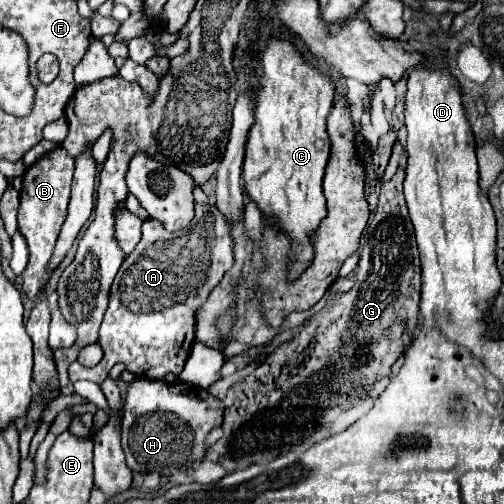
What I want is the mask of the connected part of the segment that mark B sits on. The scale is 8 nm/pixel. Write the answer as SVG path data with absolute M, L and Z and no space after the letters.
M56 146L54 150L46 152L38 162L34 162L22 176L18 230L26 238L30 250L28 266L22 272L22 290L28 298L36 298L42 290L42 280L50 278L50 272L46 272L46 264L50 264L50 256L54 252L54 240L58 240L62 220L66 220L66 204L70 200L72 174L74 174L74 158L66 152L64 146Z

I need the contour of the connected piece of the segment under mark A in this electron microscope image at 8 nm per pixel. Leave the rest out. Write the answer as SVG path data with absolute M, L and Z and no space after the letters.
M216 202L196 204L196 216L184 230L178 232L166 232L158 220L144 220L142 240L138 242L134 252L124 258L118 276L114 278L110 288L110 304L98 332L98 344L104 350L104 358L94 368L84 368L78 362L70 364L70 380L90 380L102 384L112 366L120 362L126 366L128 372L132 372L138 378L160 380L166 372L180 374L196 340L194 312L206 302L212 288L222 280L222 276L232 268L232 264L234 240L230 236L230 222L226 220L226 216L222 216L222 212L218 212Z

